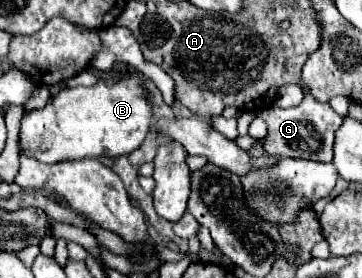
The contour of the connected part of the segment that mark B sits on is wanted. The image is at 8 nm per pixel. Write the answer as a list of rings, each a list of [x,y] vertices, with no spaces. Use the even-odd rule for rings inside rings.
[[[128,70],[120,78],[110,80],[98,80],[94,86],[76,86],[76,88],[64,88],[56,96],[50,98],[50,102],[40,108],[32,110],[22,118],[20,126],[20,148],[24,154],[38,158],[40,162],[54,164],[62,160],[78,160],[88,156],[122,156],[136,150],[144,138],[150,132],[150,124],[154,118],[154,104],[152,104],[152,92],[146,88],[144,78],[136,70]]]

